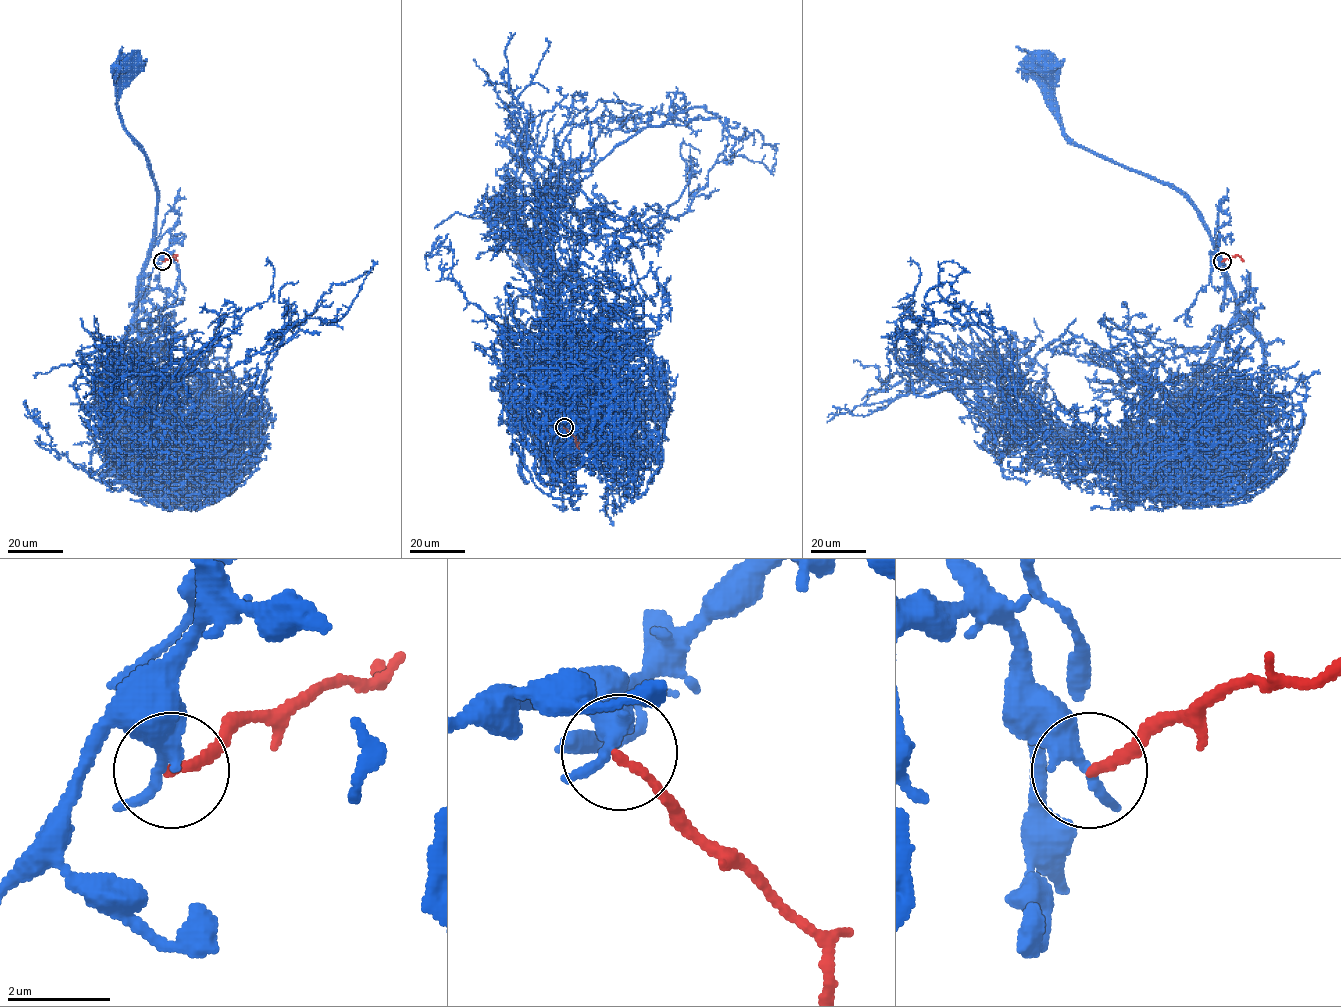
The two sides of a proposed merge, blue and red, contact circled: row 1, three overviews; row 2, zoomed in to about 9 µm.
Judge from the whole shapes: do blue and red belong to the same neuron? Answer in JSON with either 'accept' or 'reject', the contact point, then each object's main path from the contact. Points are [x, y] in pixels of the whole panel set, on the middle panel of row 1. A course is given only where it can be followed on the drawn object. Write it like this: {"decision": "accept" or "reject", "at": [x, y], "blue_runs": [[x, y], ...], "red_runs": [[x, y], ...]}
{"decision": "reject", "at": [564, 427], "blue_runs": [[563, 427], [575, 424], [557, 418], [558, 375], [547, 299], [541, 282], [519, 260], [530, 248]], "red_runs": [[564, 427], [575, 437], [579, 449]]}

